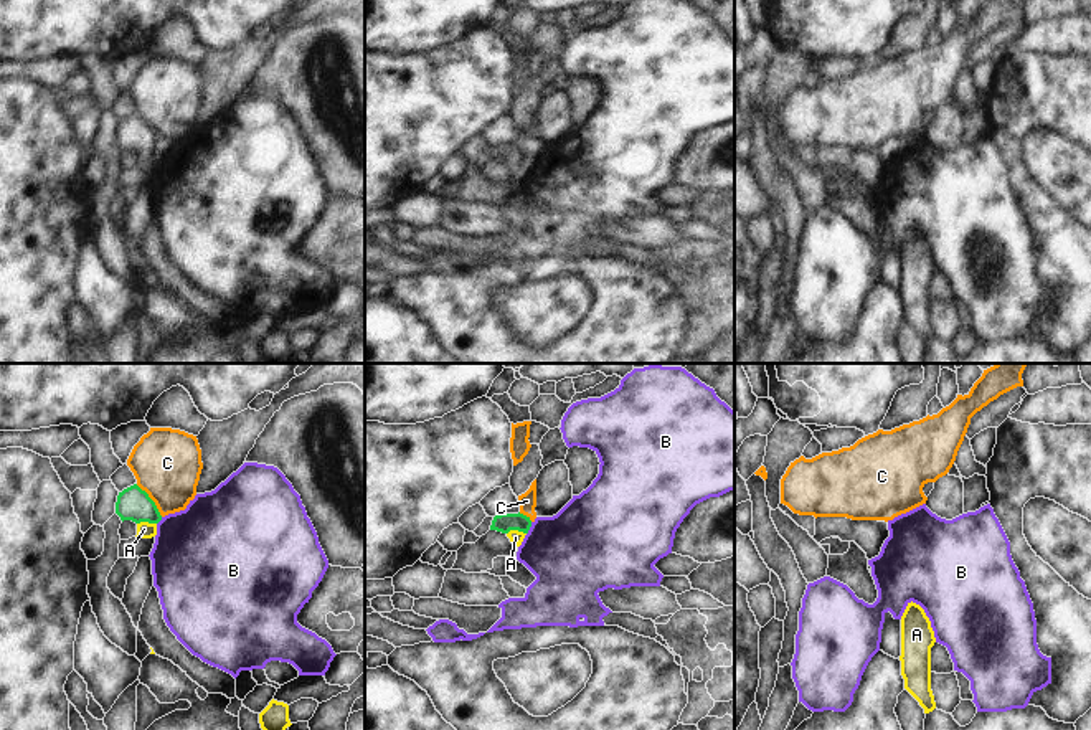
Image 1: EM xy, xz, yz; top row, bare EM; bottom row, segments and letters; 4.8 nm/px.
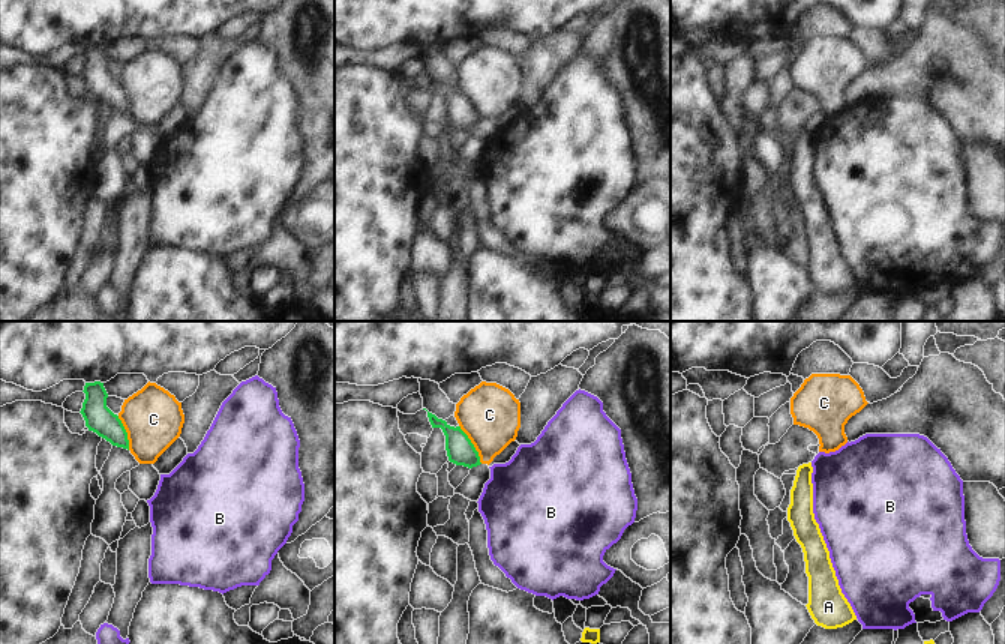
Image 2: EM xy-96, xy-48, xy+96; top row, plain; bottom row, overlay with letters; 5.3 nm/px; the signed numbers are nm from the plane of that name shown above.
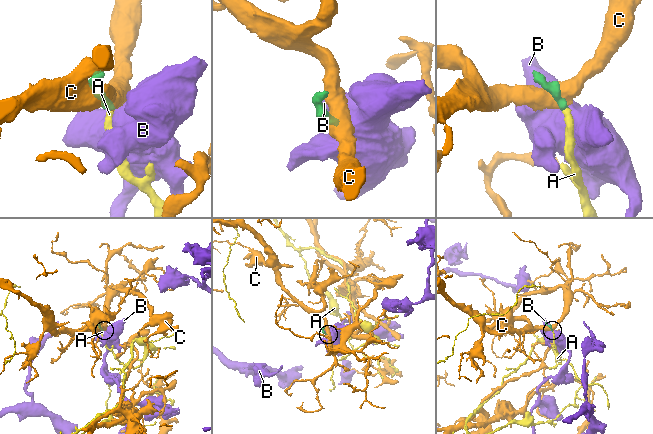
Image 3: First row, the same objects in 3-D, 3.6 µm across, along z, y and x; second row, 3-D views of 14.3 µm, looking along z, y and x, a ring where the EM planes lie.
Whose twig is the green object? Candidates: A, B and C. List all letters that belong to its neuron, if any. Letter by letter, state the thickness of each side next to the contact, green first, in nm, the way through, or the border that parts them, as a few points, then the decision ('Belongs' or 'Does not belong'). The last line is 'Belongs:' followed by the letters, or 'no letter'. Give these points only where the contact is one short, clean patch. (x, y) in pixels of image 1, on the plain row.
A: Thickness 160 nm (green) against 80 nm. Path across: xy (134, 134), (146, 151), (144, 159). Belongs
B: Thickness 90 nm (green) against 420 nm. Boundary: xz (532, 152), (527, 164). Does not belong
C: Thickness 160 nm (green) against 340 nm. Boundary: xy (136, 114), (162, 146). Does not belong
Belongs: A

